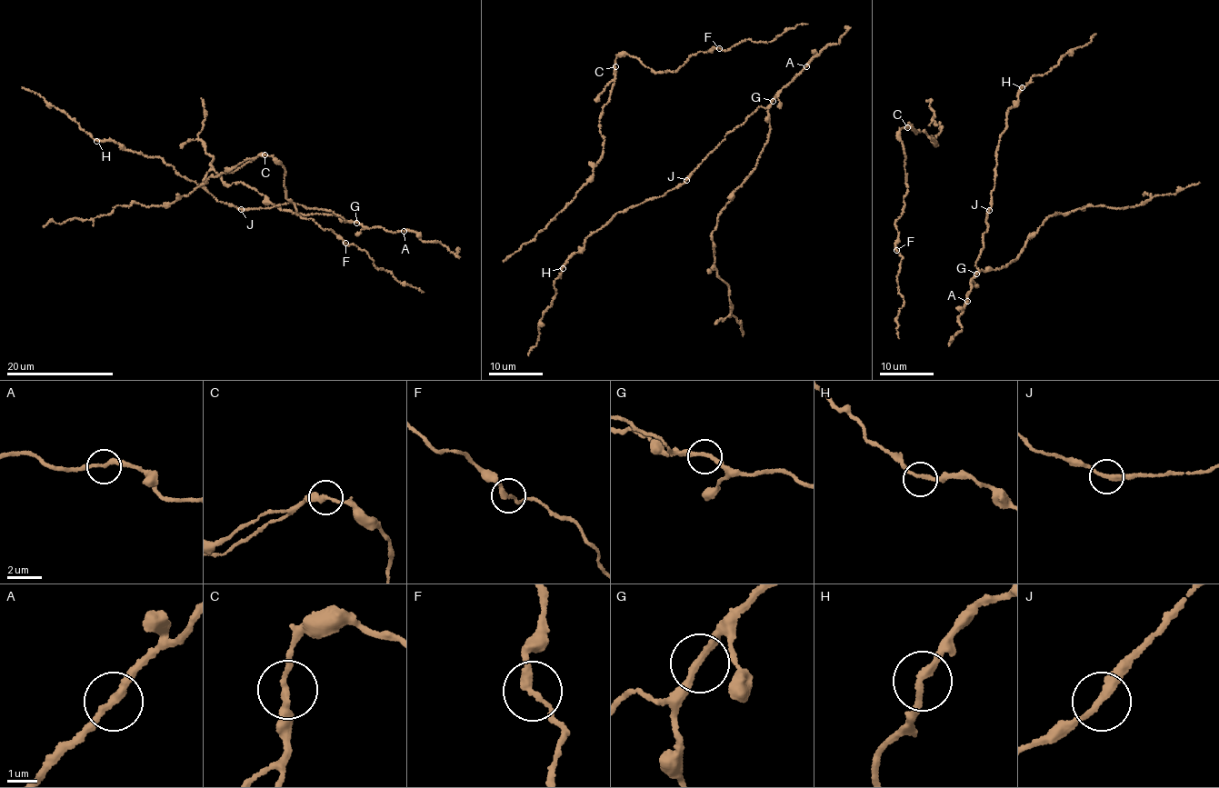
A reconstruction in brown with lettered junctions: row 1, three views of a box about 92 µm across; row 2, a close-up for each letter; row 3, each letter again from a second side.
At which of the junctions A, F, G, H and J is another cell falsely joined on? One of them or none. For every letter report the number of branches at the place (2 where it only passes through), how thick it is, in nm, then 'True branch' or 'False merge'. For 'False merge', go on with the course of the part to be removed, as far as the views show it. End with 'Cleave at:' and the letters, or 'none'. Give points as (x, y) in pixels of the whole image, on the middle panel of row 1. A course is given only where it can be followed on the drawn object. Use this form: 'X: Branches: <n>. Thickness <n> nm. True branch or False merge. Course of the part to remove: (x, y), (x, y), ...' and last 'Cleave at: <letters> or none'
A: Branches: 2. Thickness 240 nm. True branch
F: Branches: 2. Thickness 240 nm. True branch
G: Branches: 2. Thickness 240 nm. True branch
H: Branches: 2. Thickness 220 nm. True branch
J: Branches: 2. Thickness 240 nm. True branch
Cleave at: none

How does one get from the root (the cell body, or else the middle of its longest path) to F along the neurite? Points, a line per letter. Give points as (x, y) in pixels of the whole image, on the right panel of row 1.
F: (904, 304), (897, 277), (902, 255), (896, 250)

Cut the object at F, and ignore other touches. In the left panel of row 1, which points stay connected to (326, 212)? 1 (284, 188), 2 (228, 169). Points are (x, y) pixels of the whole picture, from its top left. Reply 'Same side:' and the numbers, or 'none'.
Same side: none

